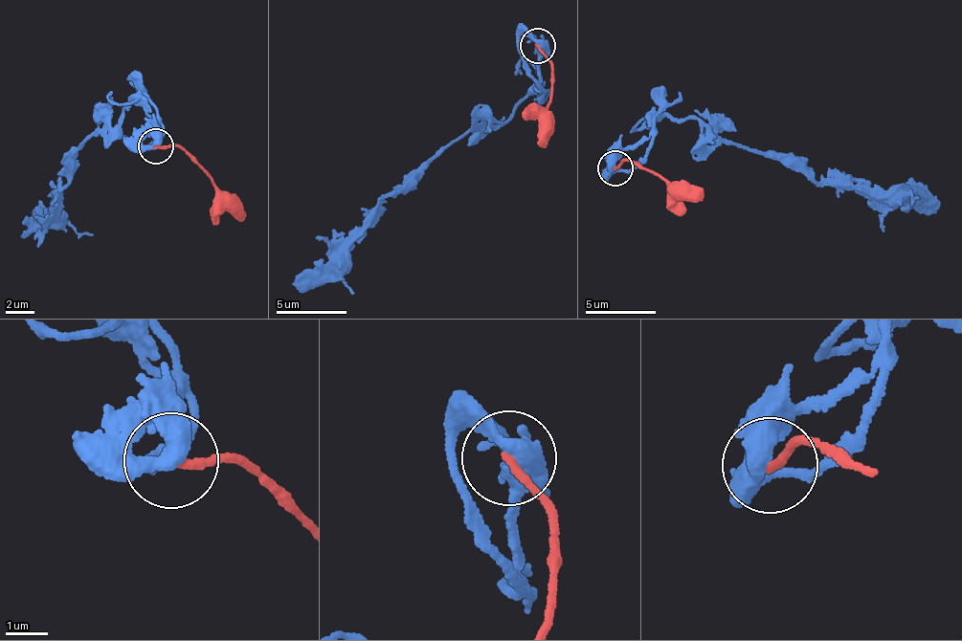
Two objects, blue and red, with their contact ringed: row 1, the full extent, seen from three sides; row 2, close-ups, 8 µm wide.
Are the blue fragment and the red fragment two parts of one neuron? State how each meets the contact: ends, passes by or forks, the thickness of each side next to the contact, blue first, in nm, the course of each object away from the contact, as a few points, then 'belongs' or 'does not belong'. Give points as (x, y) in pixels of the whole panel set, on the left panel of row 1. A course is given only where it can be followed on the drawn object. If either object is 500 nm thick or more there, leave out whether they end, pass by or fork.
650 nm thick on the blue side, 190 nm on the other; blue runs (154, 146), (156, 119), (133, 104), (123, 109), (121, 118), (103, 120), (85, 136), (51, 214), (28, 231); red runs (154, 146), (179, 147), (198, 161), (224, 192), (233, 196), (244, 216); does not belong

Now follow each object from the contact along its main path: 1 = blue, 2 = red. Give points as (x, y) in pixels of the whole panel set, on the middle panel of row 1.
1: (536, 45), (540, 89), (497, 126), (452, 141), (390, 191), (356, 244), (300, 293)
2: (536, 45), (550, 68), (554, 84), (548, 133), (543, 146)

